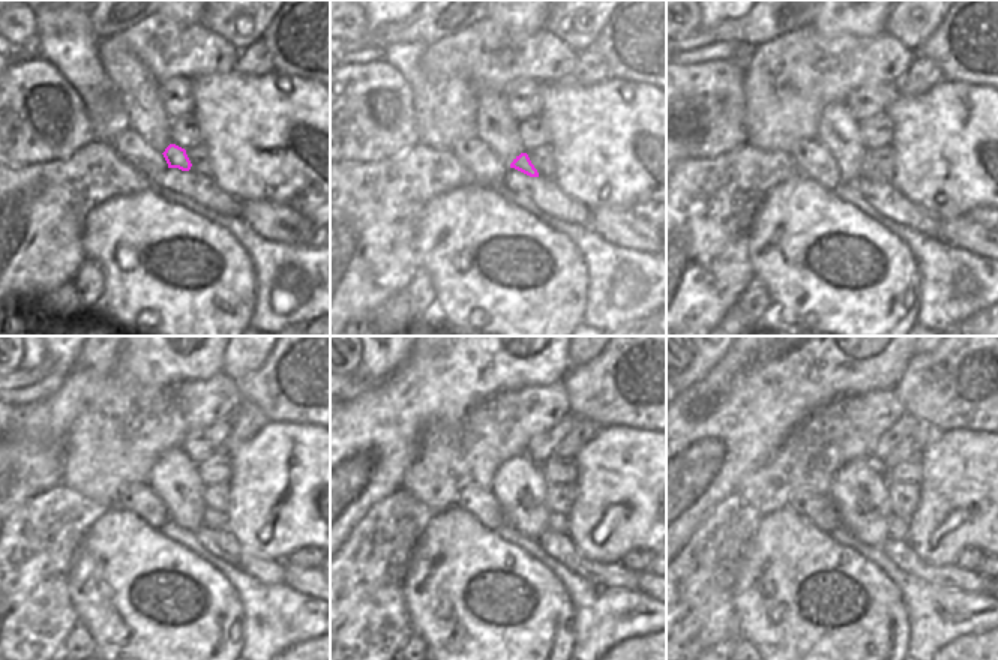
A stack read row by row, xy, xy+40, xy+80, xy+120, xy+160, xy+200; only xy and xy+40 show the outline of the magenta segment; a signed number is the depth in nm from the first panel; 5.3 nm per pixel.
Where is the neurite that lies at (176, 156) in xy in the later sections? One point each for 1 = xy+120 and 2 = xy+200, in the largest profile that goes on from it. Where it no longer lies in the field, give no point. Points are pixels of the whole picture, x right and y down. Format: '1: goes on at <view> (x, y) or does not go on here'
1: goes on at xy+120 (212, 518)
2: goes on at xy+200 (898, 528)

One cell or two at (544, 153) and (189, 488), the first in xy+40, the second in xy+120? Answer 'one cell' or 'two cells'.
two cells

